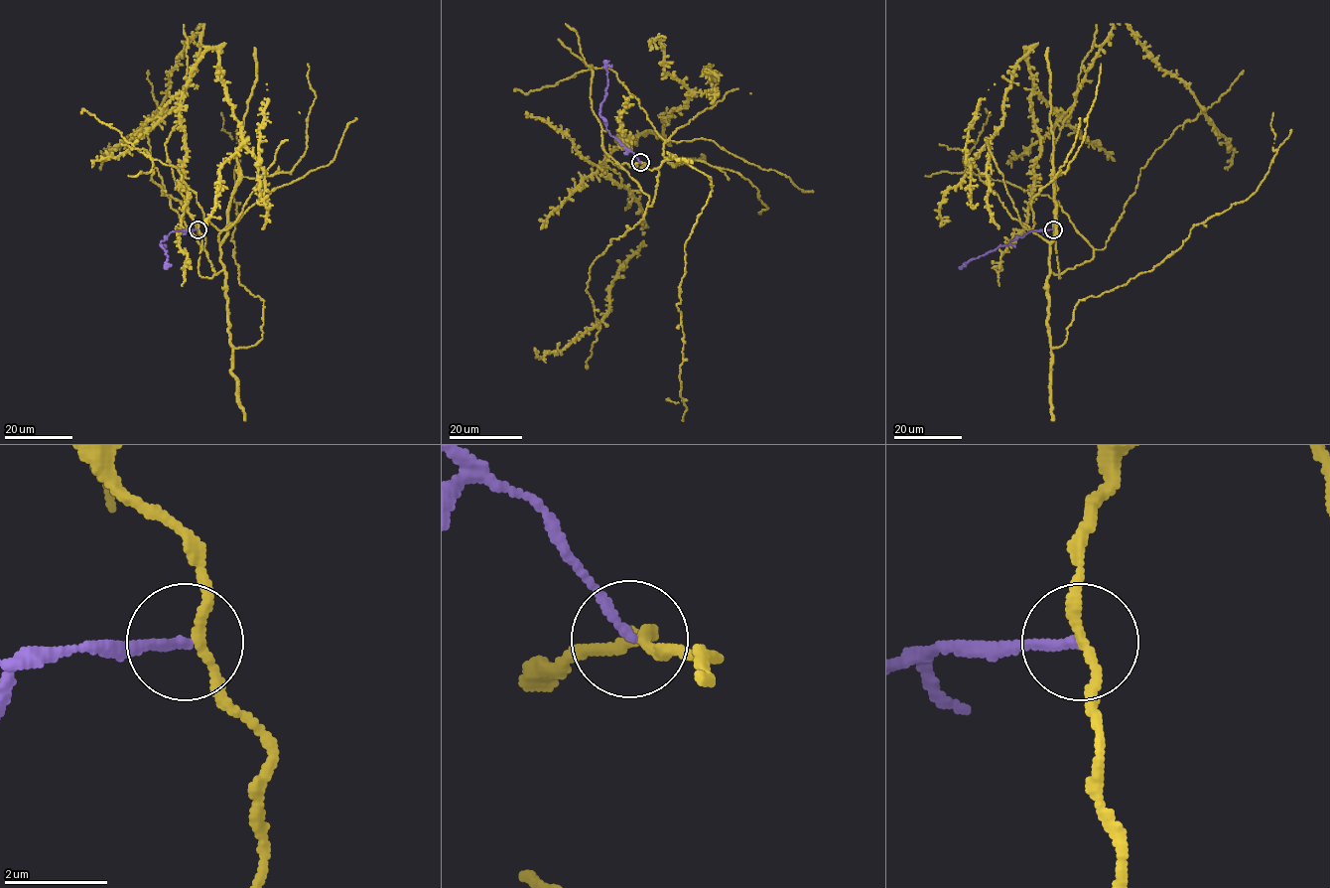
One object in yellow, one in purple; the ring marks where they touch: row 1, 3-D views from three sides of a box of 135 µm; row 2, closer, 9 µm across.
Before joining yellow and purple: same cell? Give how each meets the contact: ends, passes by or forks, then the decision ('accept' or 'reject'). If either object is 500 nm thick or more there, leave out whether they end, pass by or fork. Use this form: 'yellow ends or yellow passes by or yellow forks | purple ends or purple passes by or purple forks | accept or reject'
yellow passes by | purple ends | reject

